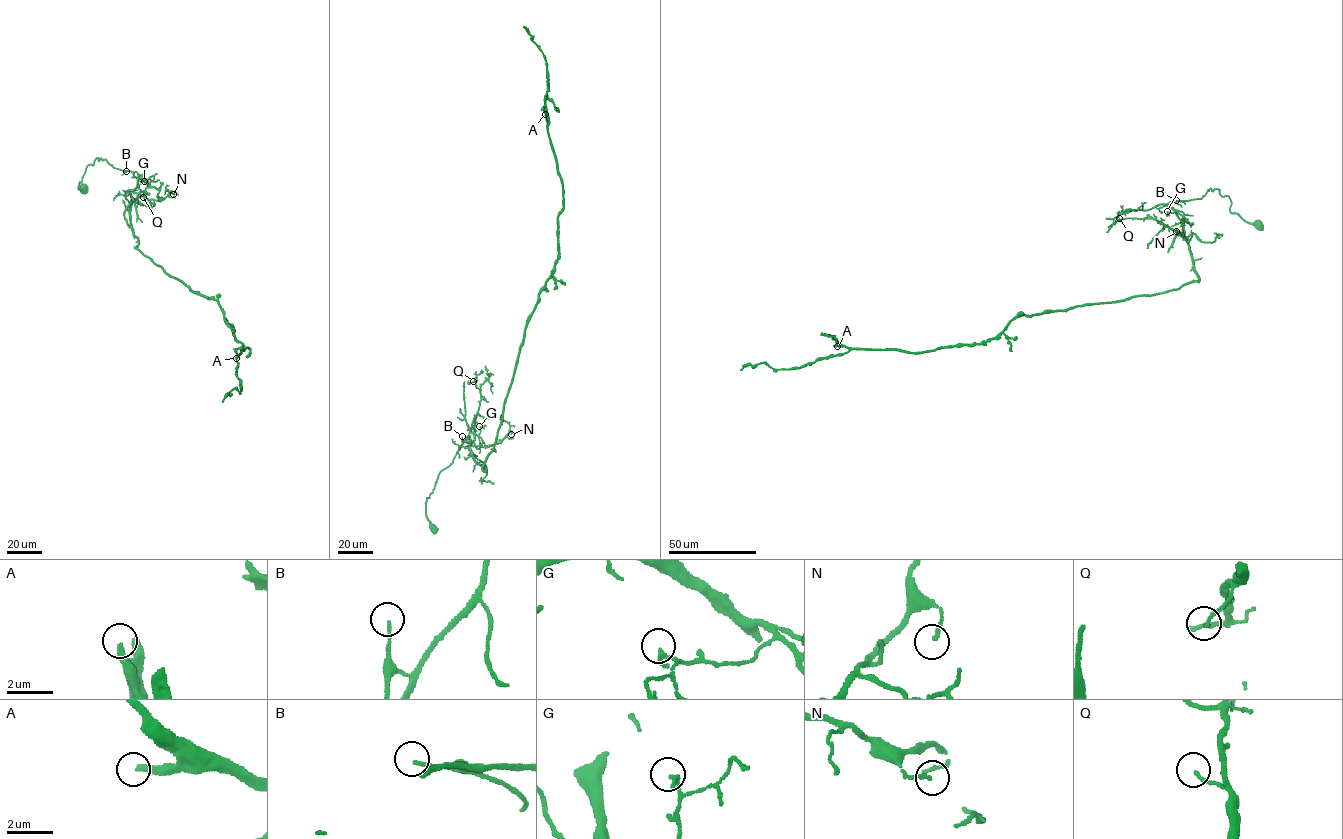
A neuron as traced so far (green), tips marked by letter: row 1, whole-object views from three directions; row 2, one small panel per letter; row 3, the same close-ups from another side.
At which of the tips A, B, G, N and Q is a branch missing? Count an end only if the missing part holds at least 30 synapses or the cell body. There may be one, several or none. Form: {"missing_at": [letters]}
{"missing_at": ["A"]}

